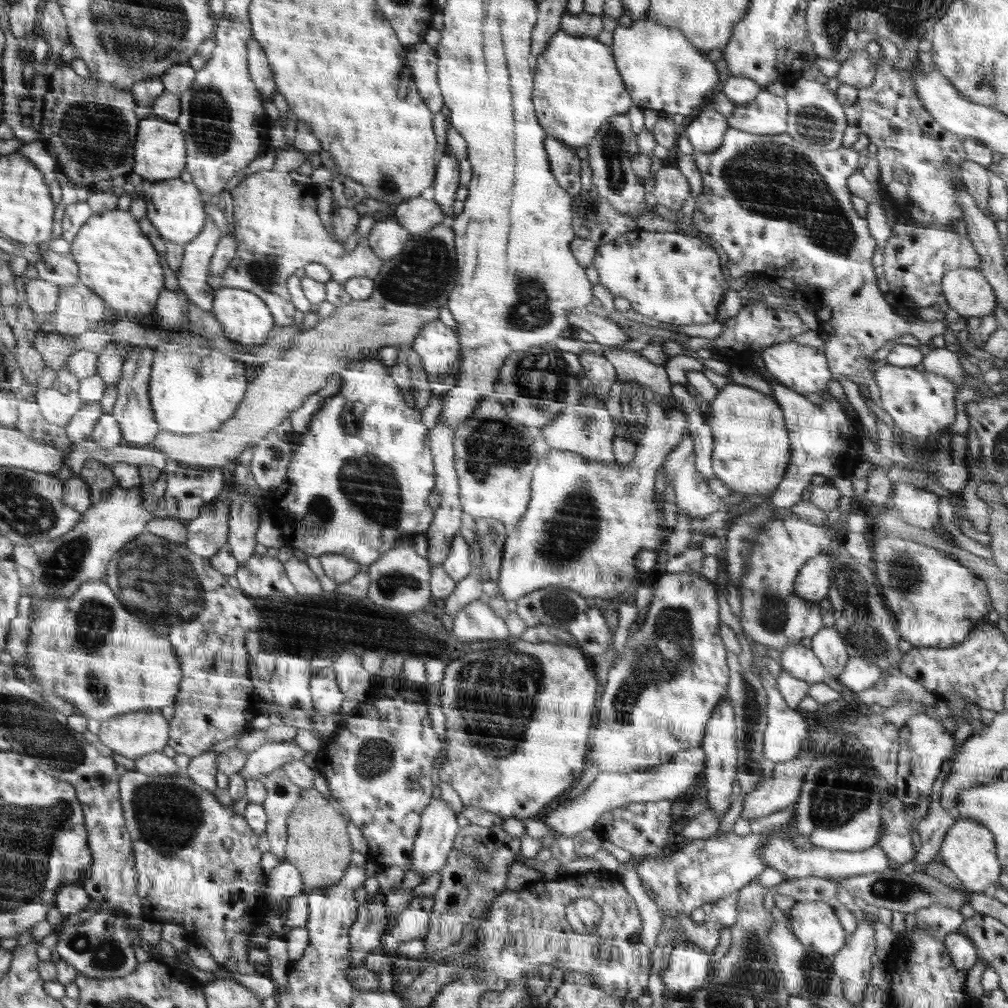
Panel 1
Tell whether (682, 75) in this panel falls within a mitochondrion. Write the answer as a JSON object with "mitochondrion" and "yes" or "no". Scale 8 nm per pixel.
{"mitochondrion":"yes"}

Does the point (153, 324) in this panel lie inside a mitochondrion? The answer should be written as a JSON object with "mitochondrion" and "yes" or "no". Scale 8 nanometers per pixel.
{"mitochondrion":"no"}

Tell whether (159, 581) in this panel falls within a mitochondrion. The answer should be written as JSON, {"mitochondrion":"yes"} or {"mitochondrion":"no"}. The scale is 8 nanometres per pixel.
{"mitochondrion":"yes"}

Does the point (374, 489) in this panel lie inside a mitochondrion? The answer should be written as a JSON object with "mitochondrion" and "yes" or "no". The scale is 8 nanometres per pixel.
{"mitochondrion":"yes"}

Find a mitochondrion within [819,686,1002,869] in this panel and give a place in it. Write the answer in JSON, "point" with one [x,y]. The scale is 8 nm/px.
{"point":[968,713]}

